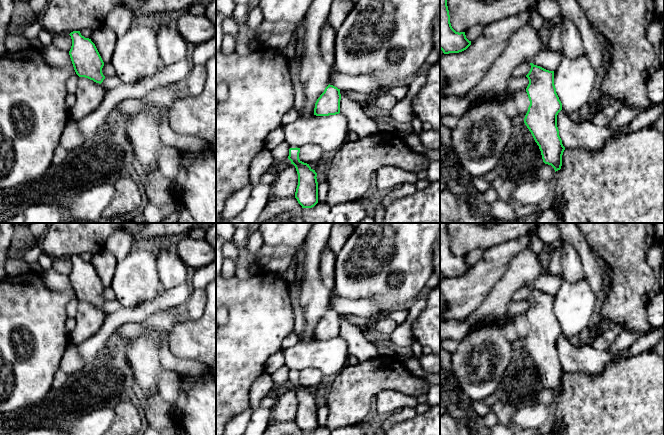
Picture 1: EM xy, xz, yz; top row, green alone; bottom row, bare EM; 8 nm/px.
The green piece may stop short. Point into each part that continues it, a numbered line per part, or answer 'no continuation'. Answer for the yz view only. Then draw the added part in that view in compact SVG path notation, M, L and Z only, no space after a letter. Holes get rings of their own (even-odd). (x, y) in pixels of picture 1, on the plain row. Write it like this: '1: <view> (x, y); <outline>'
1: yz (520, 322); M526 314L515 315L513 317L513 324L516 330L526 330L529 331L530 325Z

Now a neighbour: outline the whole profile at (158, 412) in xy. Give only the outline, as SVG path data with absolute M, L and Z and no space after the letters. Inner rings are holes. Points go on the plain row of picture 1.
M157 391L149 394L148 399L141 405L150 427L161 431L175 424L171 402L164 401Z

